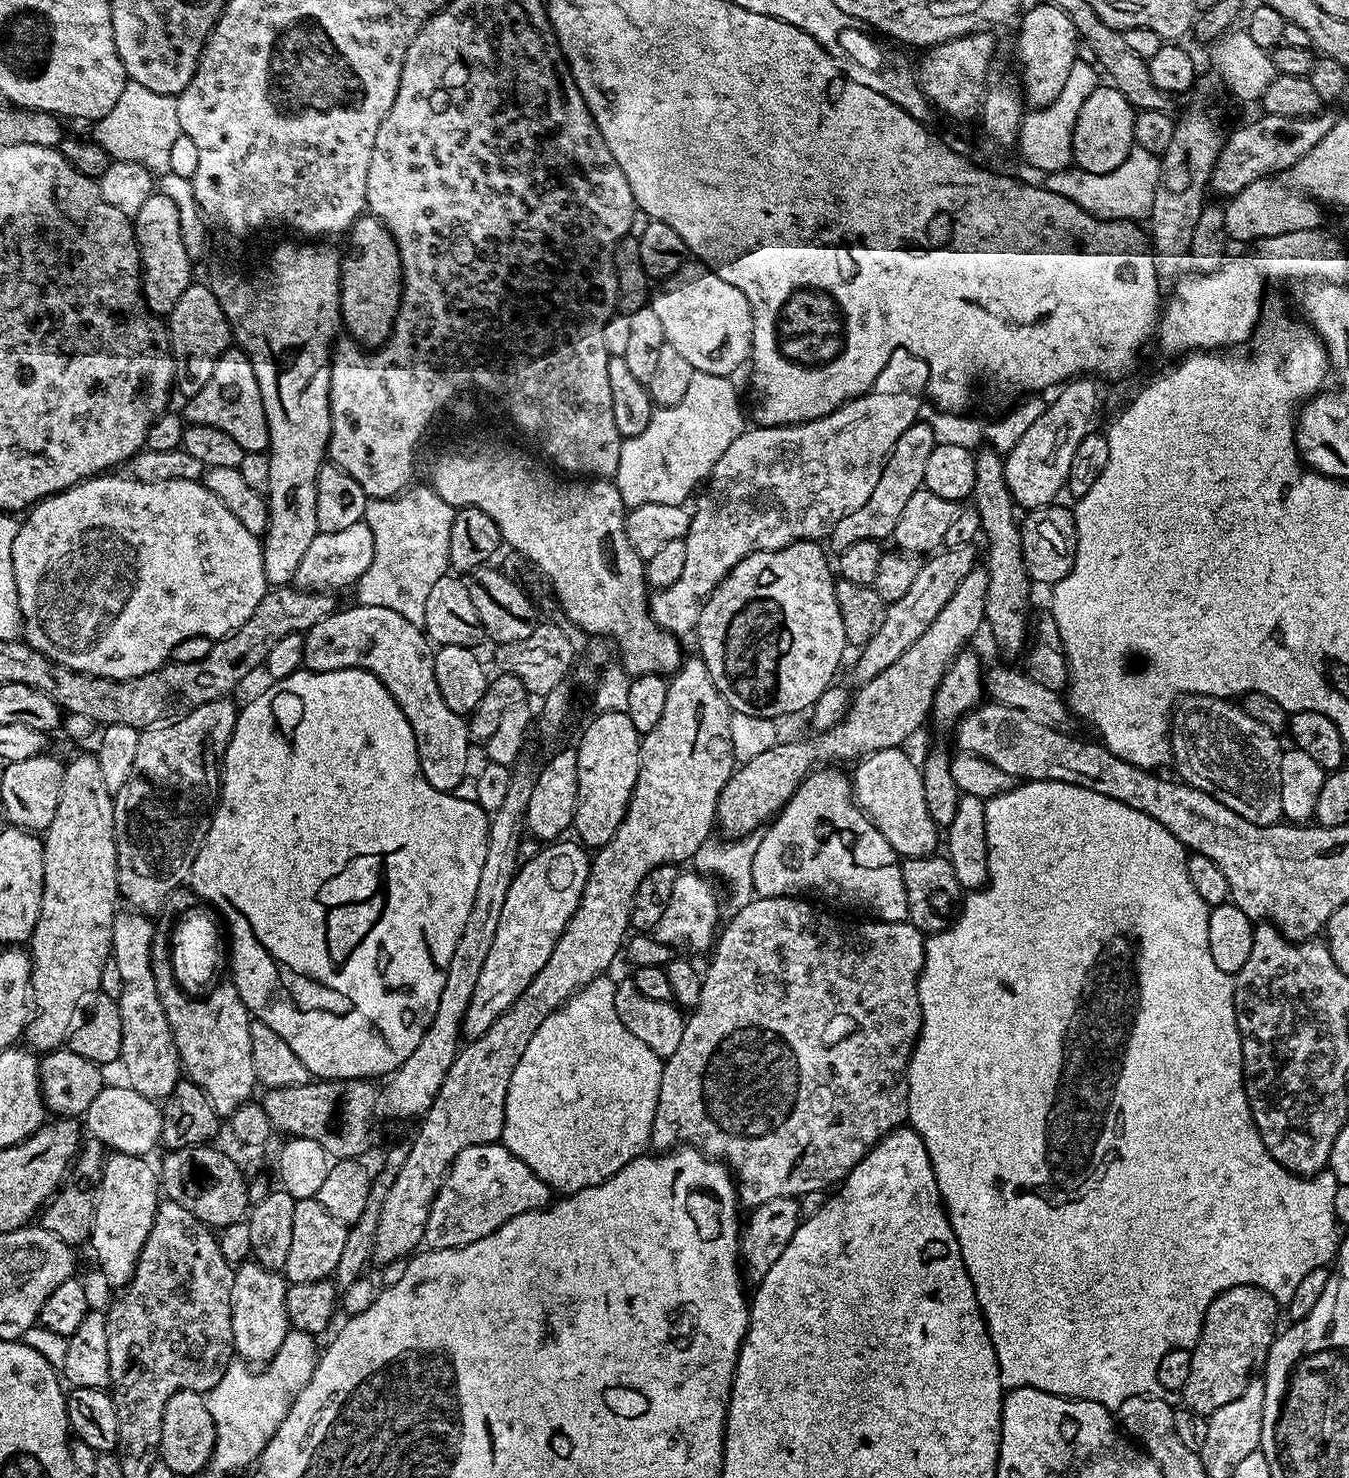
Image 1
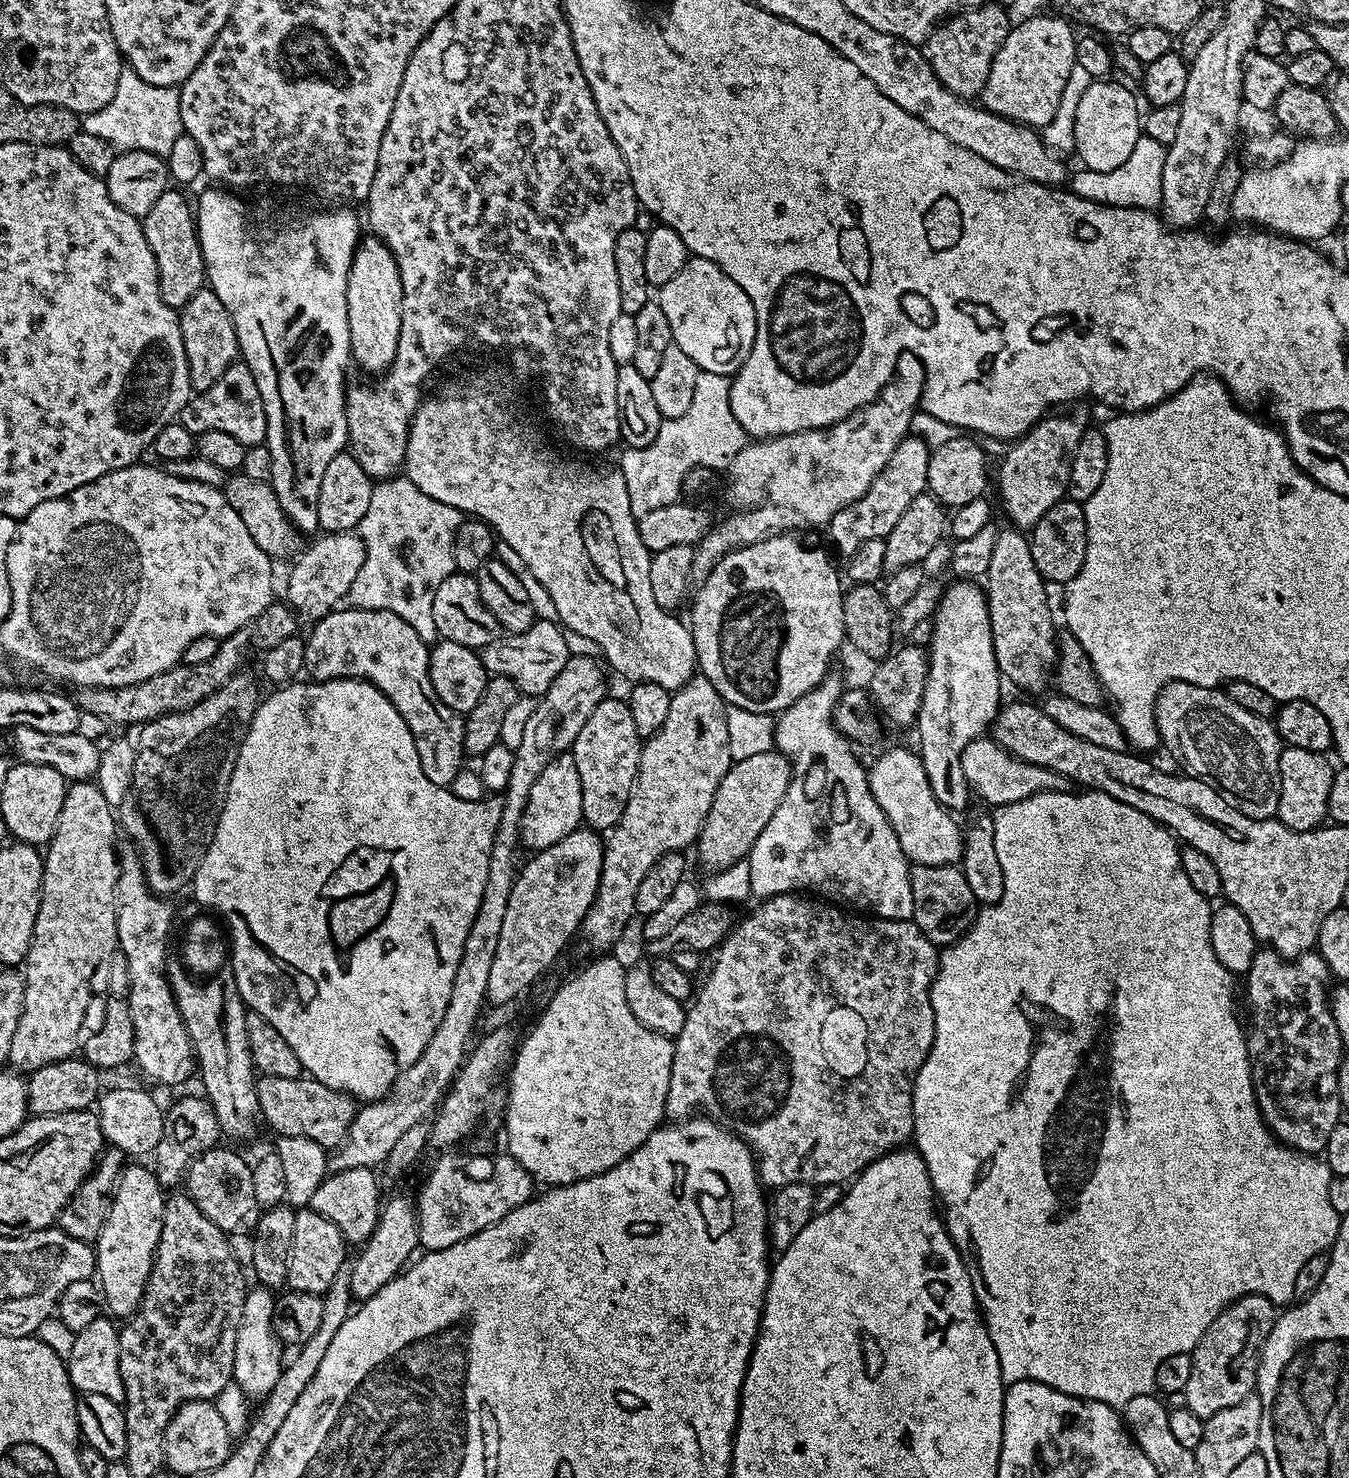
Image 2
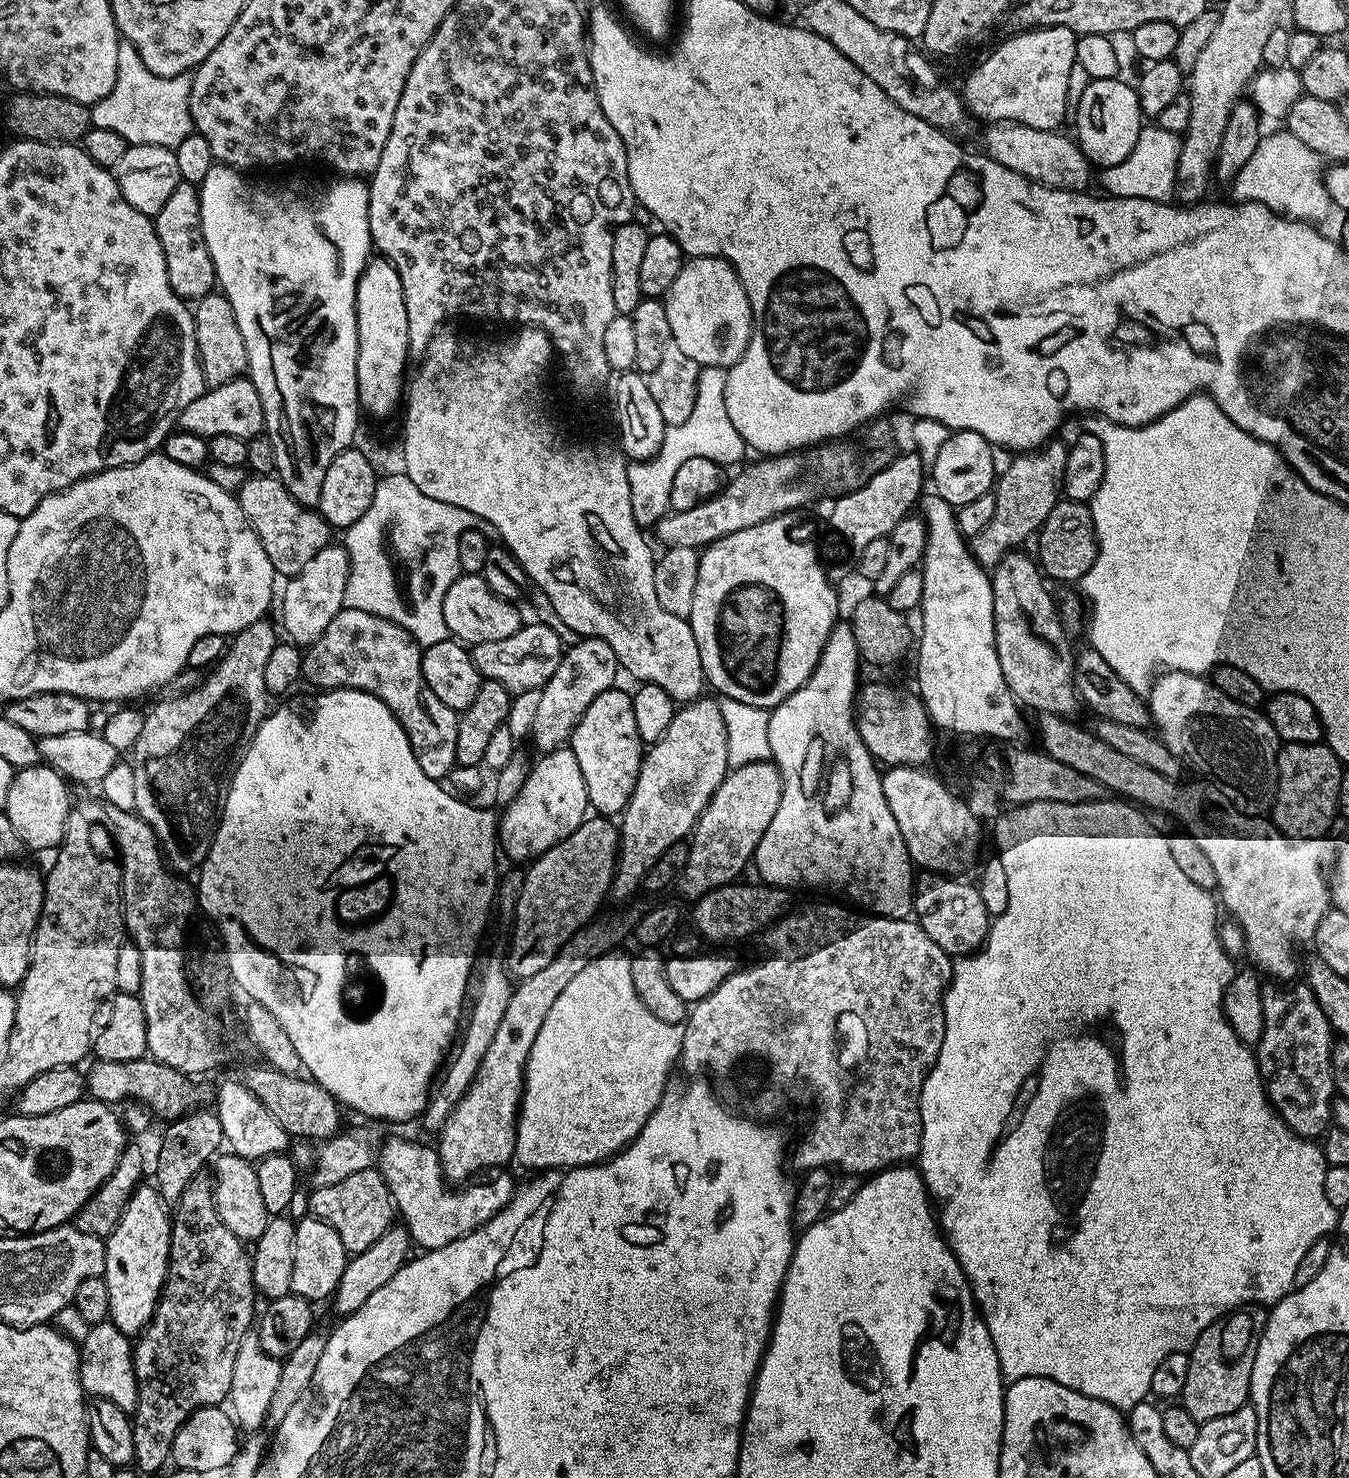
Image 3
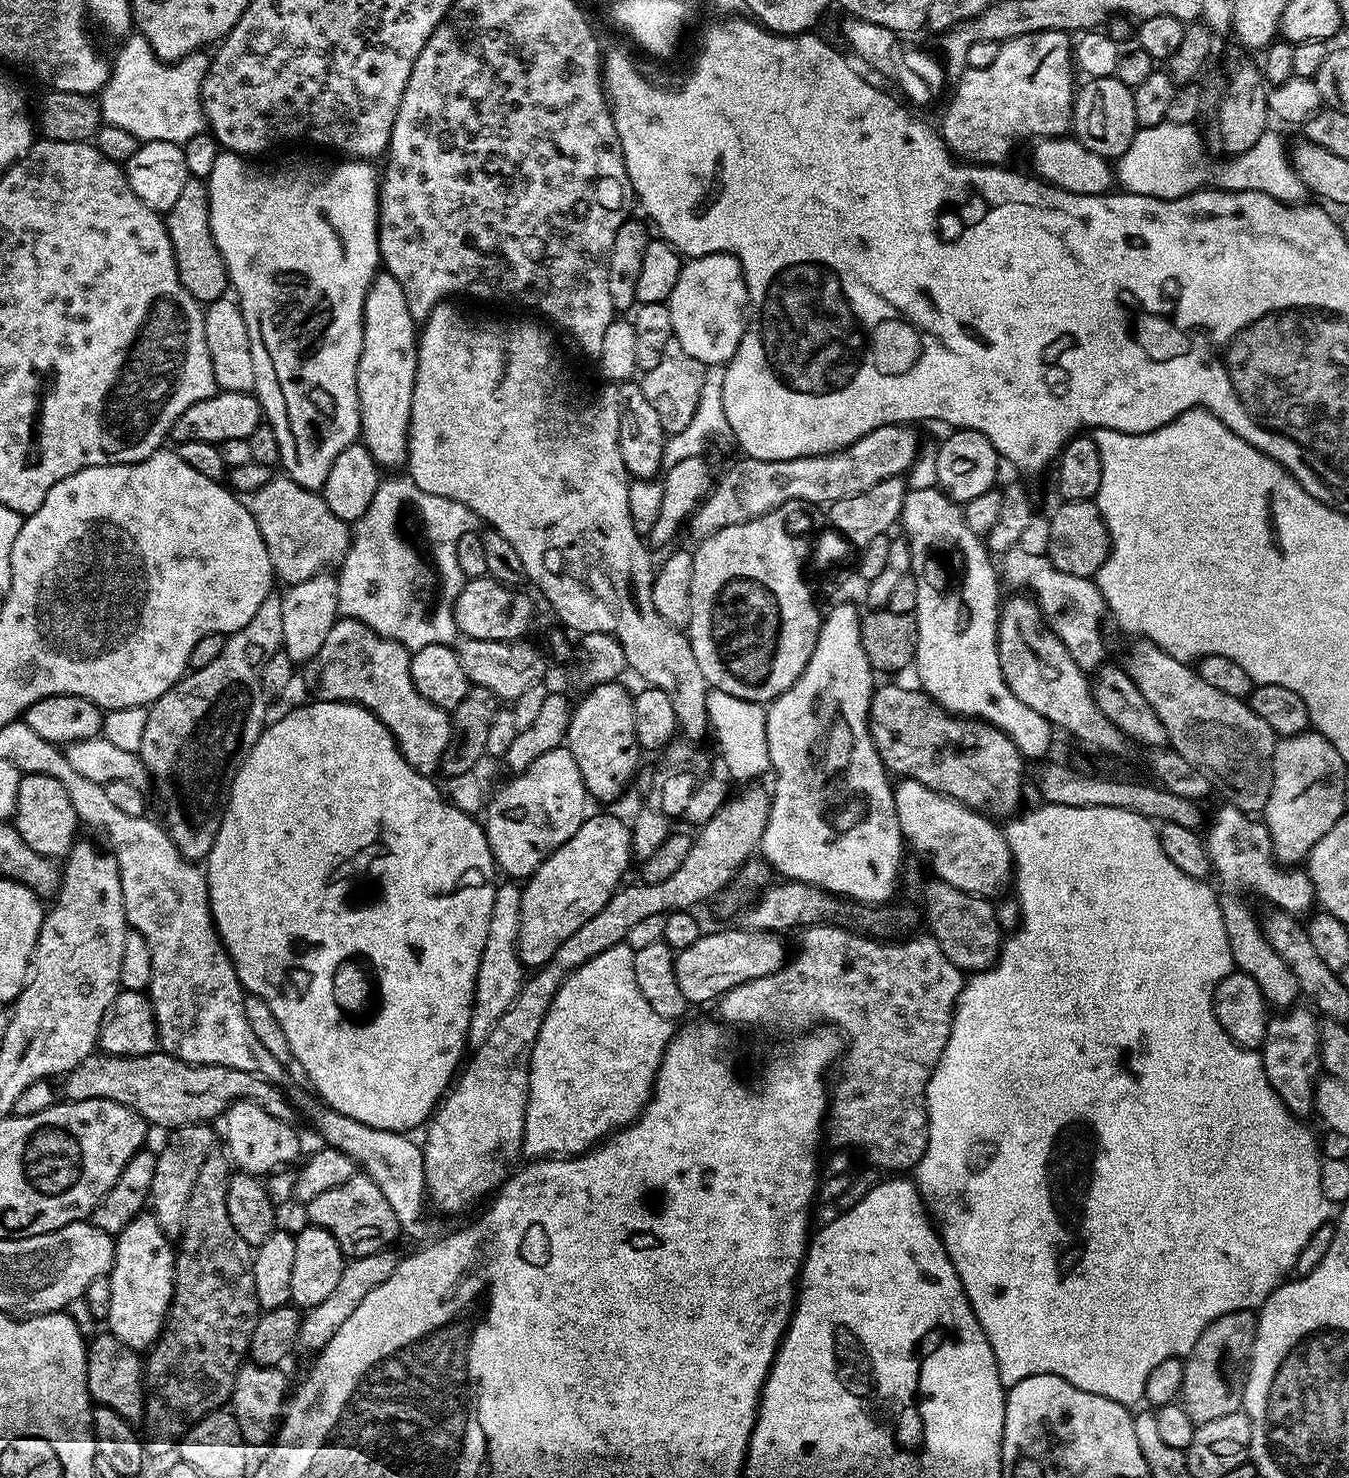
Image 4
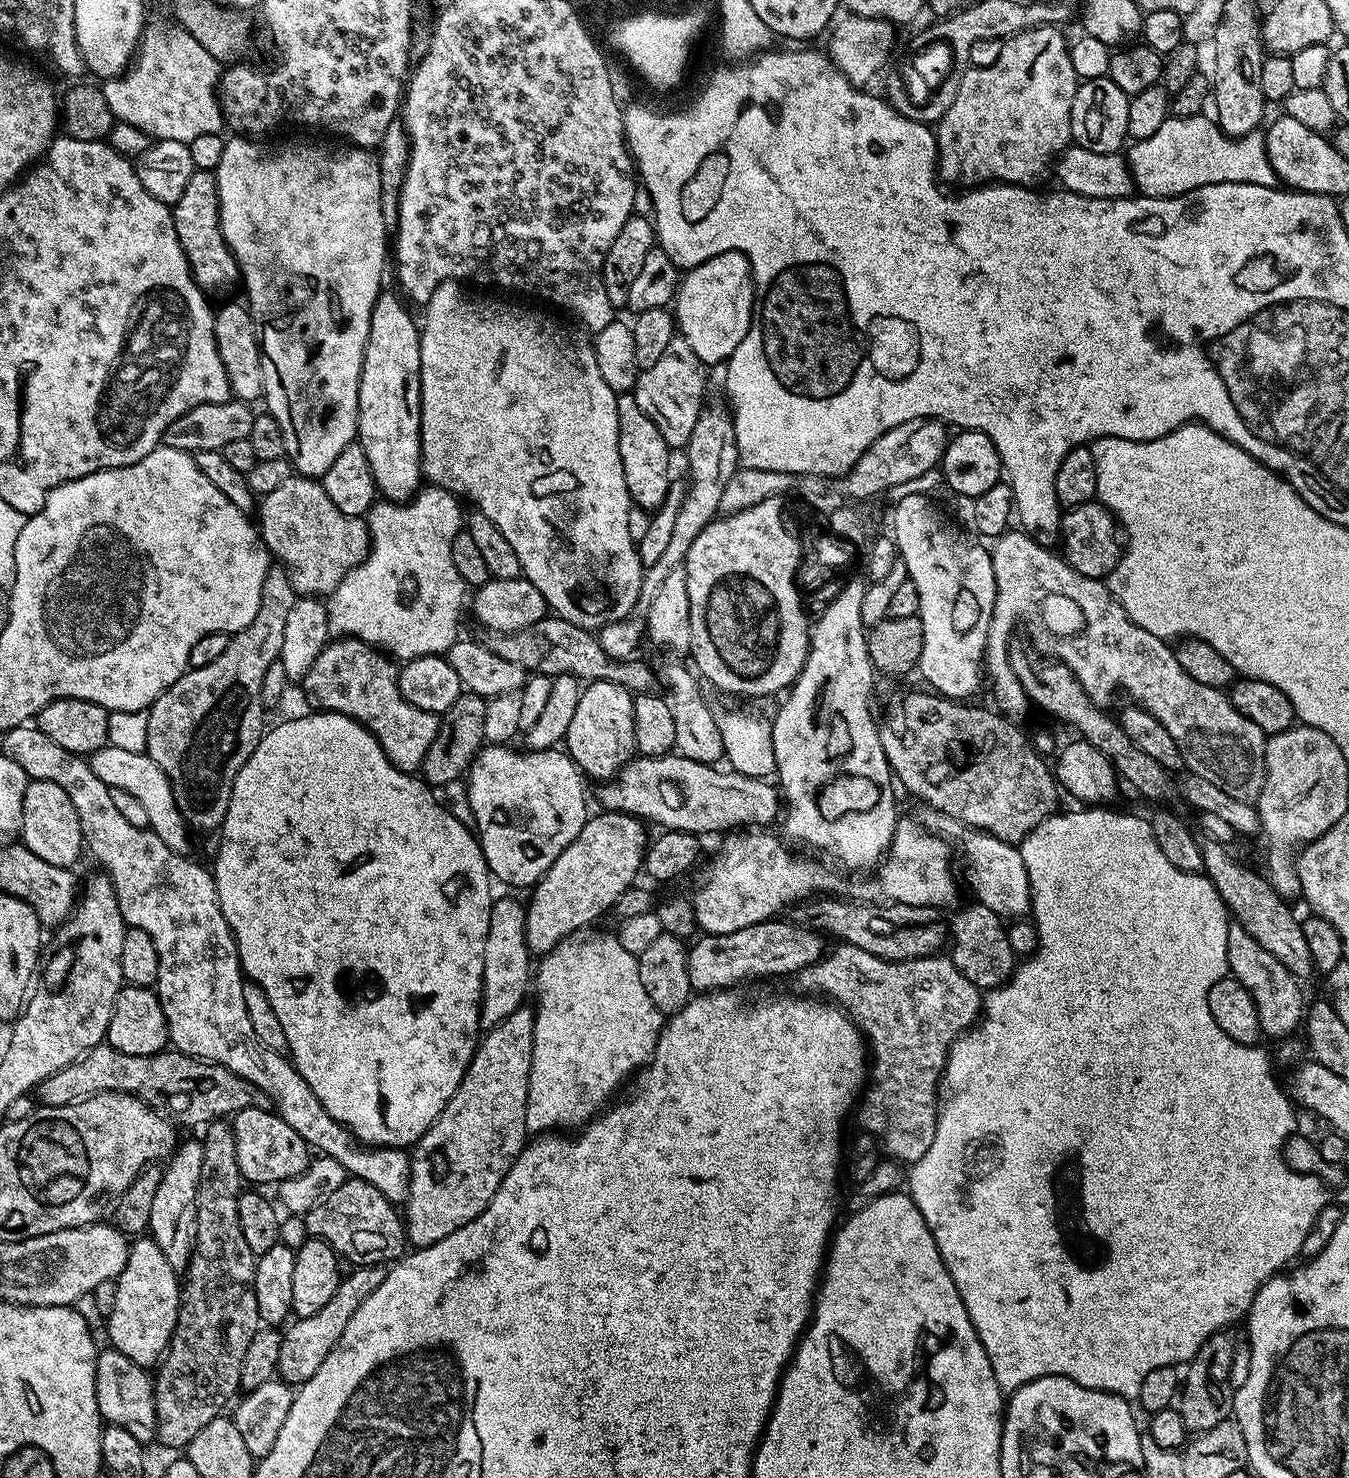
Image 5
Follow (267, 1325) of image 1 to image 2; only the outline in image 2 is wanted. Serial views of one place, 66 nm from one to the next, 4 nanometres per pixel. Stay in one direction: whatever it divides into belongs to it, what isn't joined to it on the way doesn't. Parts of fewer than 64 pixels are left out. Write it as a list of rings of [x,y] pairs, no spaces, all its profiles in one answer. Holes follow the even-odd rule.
[[[263,1286],[249,1287],[244,1299],[242,1322],[238,1326],[238,1338],[234,1342],[232,1371],[233,1381],[249,1398],[267,1396],[270,1390],[274,1390],[274,1382],[278,1382],[282,1371],[285,1349],[280,1343],[280,1337],[276,1335],[276,1326],[272,1323],[275,1305],[276,1296],[269,1289]]]

